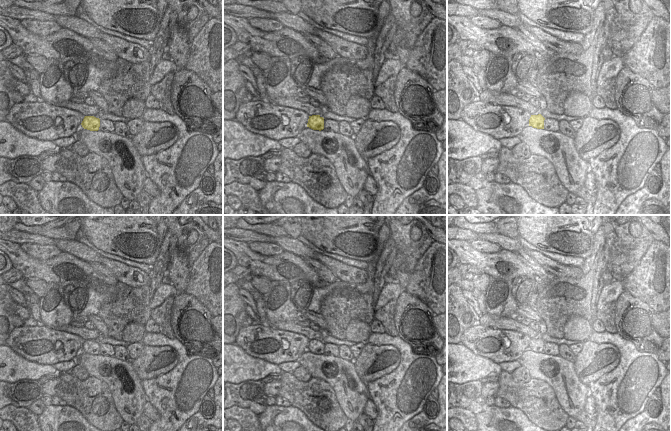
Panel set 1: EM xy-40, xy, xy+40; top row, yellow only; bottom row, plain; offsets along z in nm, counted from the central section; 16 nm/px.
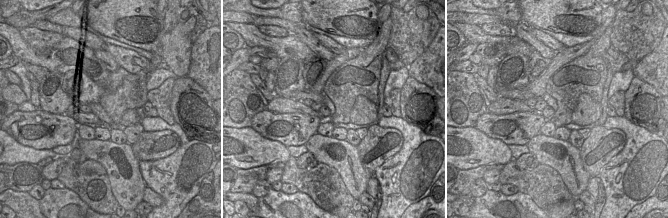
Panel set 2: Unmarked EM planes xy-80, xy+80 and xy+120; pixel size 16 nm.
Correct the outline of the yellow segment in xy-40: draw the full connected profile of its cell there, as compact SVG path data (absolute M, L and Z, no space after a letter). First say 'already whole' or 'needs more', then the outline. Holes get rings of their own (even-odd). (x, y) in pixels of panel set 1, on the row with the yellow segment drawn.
already whole; M85 116L81 125L84 129L98 131L100 127L100 119L94 116Z

